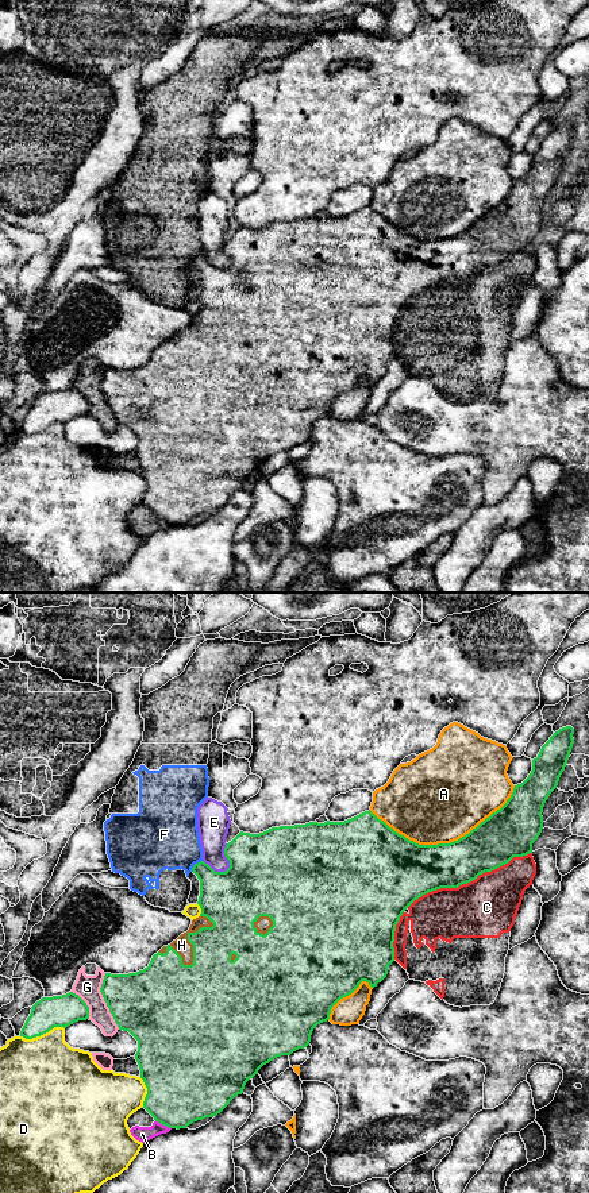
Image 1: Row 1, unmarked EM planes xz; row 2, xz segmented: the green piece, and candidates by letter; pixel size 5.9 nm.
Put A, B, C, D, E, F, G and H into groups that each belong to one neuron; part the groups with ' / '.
A / B F G / C / D / E / H

